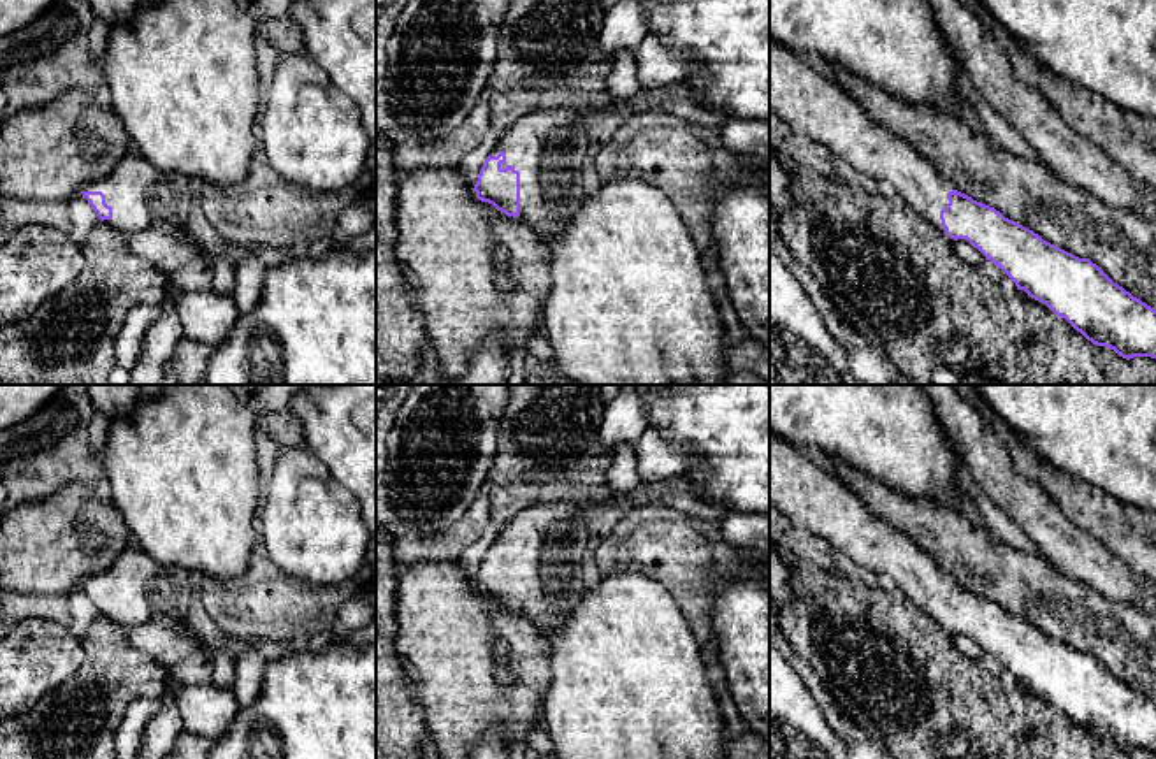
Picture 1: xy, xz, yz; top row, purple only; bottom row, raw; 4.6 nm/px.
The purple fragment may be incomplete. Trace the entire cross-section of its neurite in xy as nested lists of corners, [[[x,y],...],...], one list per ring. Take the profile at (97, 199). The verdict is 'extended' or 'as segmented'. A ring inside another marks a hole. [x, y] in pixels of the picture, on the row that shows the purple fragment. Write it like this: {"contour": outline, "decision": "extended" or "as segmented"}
{"contour": [[[135,148],[107,177],[86,184],[81,193],[100,223],[123,235],[142,230],[183,230],[195,204],[191,177],[156,169]]], "decision": "extended"}

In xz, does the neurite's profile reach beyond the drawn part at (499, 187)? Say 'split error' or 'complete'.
split error

